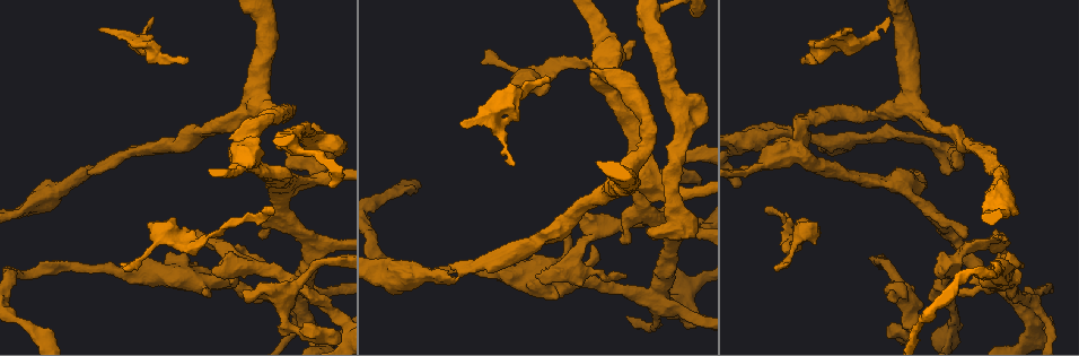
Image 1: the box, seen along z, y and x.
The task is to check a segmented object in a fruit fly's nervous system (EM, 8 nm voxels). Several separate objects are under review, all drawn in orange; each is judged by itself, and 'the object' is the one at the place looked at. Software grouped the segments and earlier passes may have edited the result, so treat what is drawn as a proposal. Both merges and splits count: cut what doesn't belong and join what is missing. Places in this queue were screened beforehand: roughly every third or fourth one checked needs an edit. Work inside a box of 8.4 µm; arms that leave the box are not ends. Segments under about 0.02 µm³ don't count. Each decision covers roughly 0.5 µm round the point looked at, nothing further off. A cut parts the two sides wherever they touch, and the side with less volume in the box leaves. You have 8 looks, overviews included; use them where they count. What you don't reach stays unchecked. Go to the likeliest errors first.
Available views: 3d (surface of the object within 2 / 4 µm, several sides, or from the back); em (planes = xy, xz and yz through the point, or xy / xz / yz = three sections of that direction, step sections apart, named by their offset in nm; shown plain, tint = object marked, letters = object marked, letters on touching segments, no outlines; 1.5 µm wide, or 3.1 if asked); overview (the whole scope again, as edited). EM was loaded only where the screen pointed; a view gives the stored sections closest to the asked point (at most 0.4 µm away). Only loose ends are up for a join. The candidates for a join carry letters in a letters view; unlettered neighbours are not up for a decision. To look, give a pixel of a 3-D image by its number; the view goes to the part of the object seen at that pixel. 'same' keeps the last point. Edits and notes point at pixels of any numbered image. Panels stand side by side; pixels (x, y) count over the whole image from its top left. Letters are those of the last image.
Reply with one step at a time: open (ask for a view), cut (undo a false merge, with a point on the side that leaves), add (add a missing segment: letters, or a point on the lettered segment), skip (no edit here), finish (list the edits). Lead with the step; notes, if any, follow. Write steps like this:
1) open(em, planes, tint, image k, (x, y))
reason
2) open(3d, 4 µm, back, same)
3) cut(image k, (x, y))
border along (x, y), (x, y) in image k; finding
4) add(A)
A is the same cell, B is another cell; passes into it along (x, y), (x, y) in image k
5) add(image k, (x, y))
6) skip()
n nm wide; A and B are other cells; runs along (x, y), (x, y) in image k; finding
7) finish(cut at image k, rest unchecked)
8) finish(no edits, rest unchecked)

open(em, yz, step 4, letters, image 1, (847, 29))
branch stops here

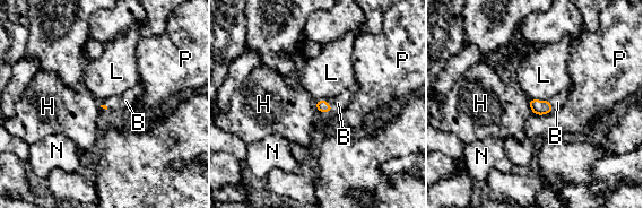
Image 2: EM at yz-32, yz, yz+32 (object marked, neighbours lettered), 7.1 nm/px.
open(em, planes, letters, same)
cut it another way

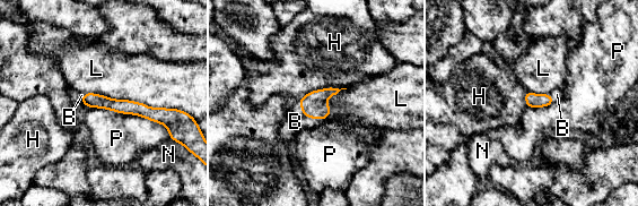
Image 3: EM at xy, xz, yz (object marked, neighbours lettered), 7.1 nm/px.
add(B)
B is the same cell, H, L, N and P are other cells; passes into it along (313, 104), (307, 116), (295, 121) in image 3; it goes on there

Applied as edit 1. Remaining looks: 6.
open(overview)
redraw

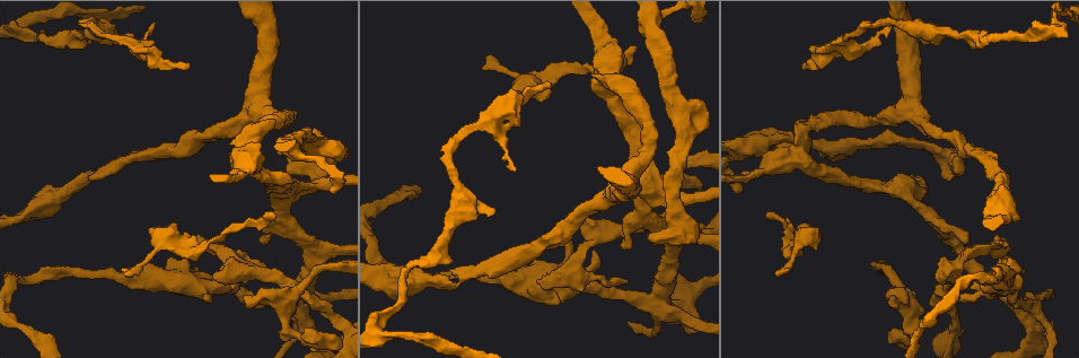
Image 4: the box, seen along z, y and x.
open(3d, 2 µm, image 4, (681, 116))
sharp bend

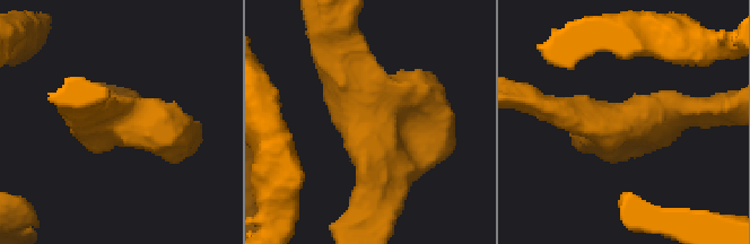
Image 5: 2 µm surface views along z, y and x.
open(em, xy, step 8, letters, image 5, (118, 122))
need the tissue

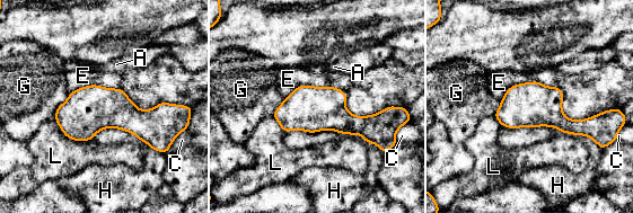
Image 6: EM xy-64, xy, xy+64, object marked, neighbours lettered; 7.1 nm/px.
skip()
A, C, E, G, H and L are other cells; border along (119, 87), (86, 85), (69, 94) in image 6; all the same neuron

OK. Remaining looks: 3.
open(3d, 4 µm, image 4, (741, 149))

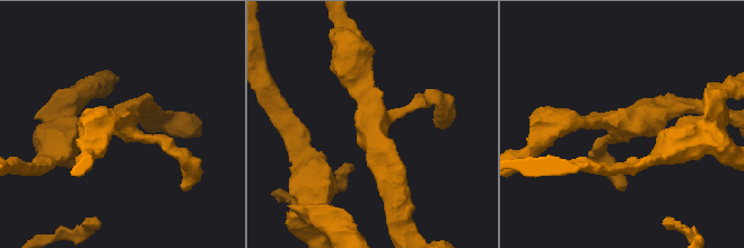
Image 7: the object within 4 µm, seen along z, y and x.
open(em, xz, step 4, tint, image 7, (122, 126))
now the EM

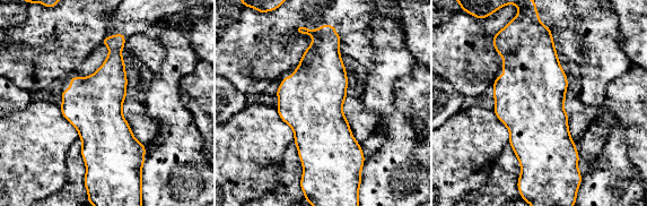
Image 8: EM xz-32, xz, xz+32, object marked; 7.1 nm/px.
open(em, planes, letters, same)

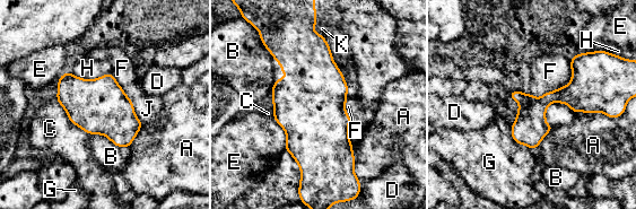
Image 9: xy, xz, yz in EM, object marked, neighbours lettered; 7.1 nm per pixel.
skip()
F touches over 380 nm; A, B, C, D, E, F, G, H, J and K are other cells; runs along (598, 103), (551, 96), (514, 133) in image 9; continuous, no second neuron

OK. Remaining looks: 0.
finish(add at image 3, rest unchecked)

